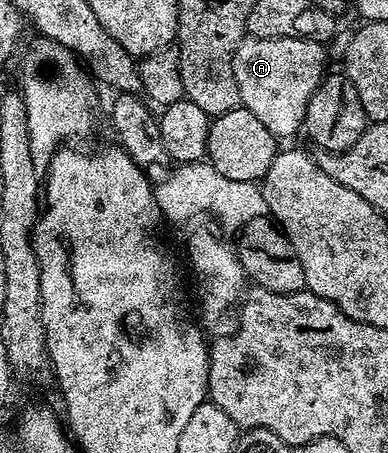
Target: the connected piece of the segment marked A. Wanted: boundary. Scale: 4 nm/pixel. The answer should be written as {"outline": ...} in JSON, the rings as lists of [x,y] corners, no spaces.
{"outline":[[[245,35],[232,59],[242,107],[250,110],[272,136],[283,138],[299,133],[304,127],[306,106],[325,75],[324,64],[321,41]]]}

